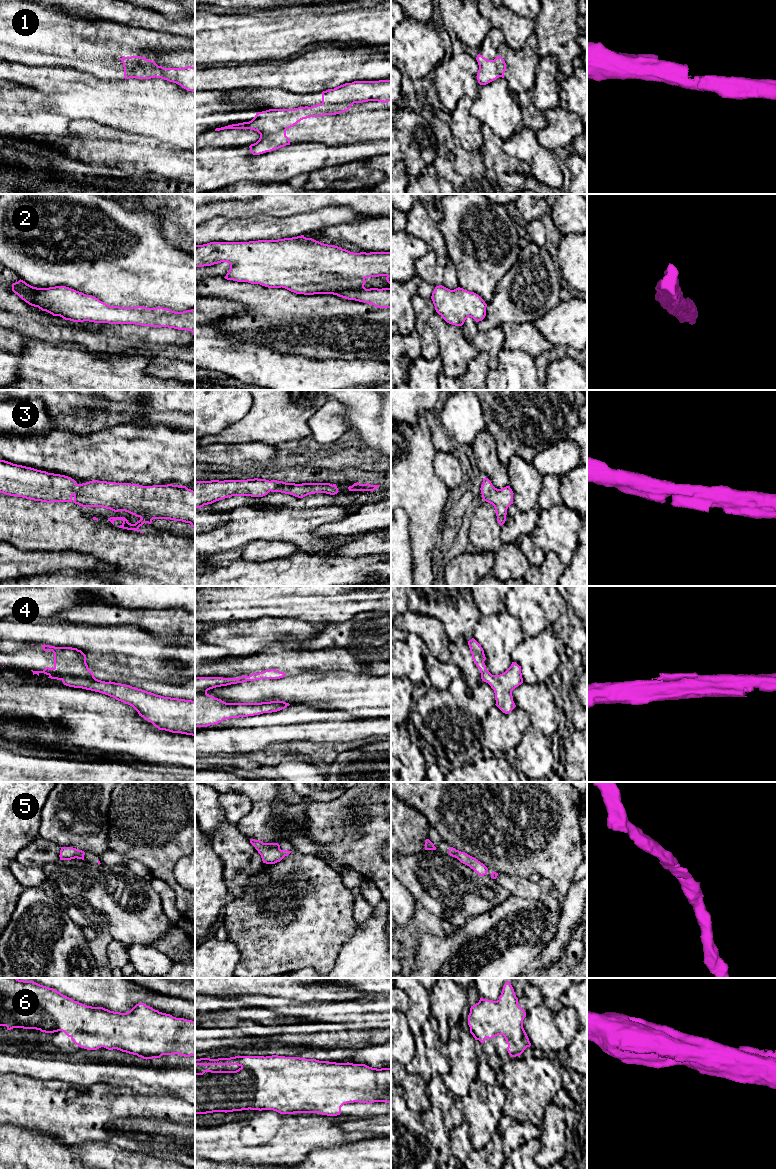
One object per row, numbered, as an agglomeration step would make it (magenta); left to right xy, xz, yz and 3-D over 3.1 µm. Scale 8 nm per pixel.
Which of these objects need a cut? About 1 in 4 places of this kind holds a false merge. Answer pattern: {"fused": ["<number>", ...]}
{"fused": ["1", "4"]}

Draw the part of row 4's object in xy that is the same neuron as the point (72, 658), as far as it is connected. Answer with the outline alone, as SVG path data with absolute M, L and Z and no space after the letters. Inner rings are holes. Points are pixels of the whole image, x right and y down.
M42 645L44 651L52 651L54 653L55 668L69 668L85 672L87 675L94 676L89 670L86 663L86 655L77 648L72 647L55 647L50 645Z

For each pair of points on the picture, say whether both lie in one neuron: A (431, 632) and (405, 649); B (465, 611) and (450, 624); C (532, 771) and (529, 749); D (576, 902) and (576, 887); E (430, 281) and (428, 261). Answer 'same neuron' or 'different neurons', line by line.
A: different neurons
B: same neuron
C: same neuron
D: same neuron
E: same neuron

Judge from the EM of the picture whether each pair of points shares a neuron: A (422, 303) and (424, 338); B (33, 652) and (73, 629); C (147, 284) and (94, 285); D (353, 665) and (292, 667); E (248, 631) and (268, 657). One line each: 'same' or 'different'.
A: same
B: different
C: same
D: same
E: different

